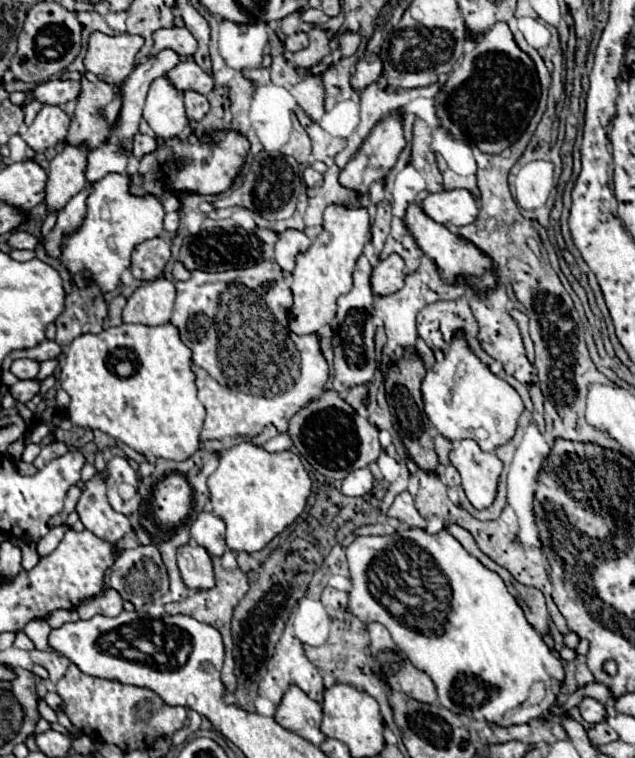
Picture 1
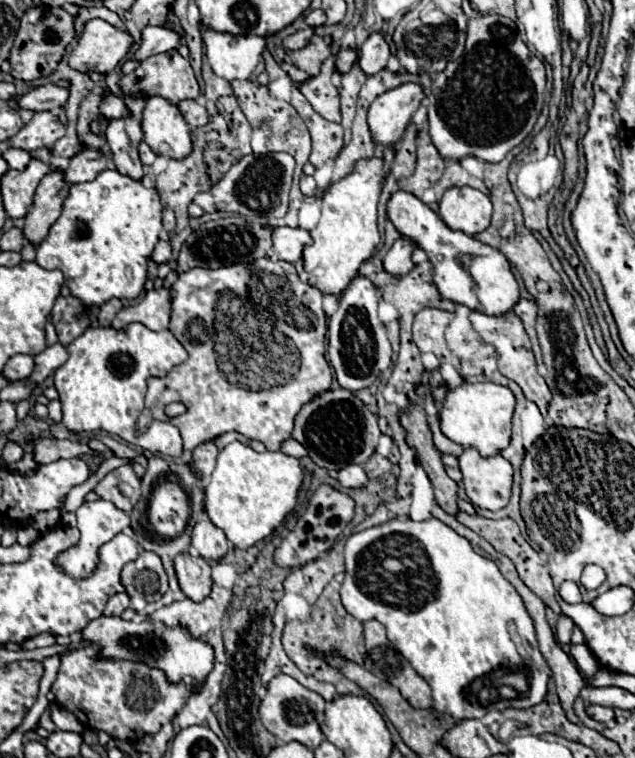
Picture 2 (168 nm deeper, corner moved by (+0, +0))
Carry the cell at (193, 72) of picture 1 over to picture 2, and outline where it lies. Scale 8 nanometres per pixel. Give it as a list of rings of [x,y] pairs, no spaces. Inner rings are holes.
[[[177,49],[147,57],[145,61],[139,63],[139,67],[133,73],[121,77],[119,87],[121,87],[123,95],[143,93],[145,97],[163,97],[173,105],[177,105],[183,99],[197,99],[199,97],[199,85],[195,81],[195,75],[193,75],[193,69],[189,65],[189,59],[181,57]]]

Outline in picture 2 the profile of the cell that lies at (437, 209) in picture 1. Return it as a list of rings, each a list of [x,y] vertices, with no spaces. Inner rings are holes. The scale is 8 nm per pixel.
[[[453,187],[449,189],[441,203],[439,215],[451,227],[459,229],[467,235],[477,235],[491,225],[493,205],[489,195],[473,189],[473,187]]]

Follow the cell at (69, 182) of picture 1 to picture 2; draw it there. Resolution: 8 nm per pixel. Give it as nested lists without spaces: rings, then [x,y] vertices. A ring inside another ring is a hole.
[[[51,171],[45,175],[35,191],[35,201],[31,211],[25,215],[23,237],[27,243],[37,247],[49,233],[51,225],[59,217],[63,207],[63,195],[67,195],[69,183],[63,183],[61,171]]]

